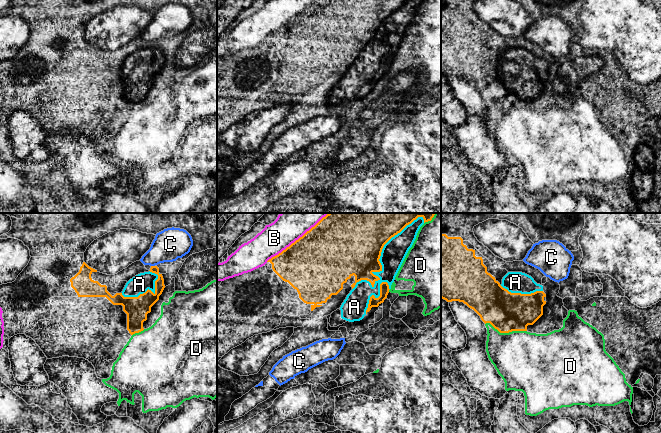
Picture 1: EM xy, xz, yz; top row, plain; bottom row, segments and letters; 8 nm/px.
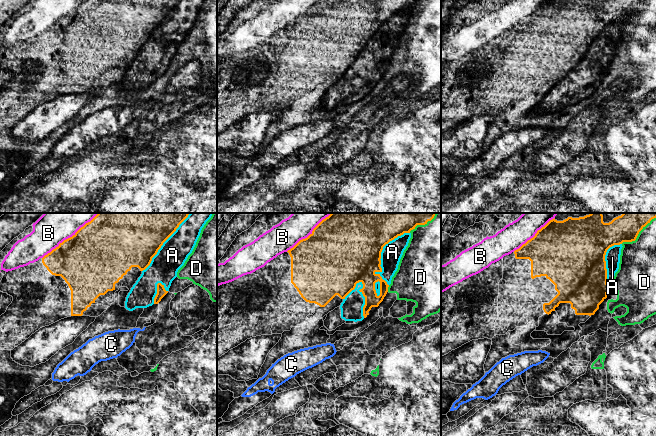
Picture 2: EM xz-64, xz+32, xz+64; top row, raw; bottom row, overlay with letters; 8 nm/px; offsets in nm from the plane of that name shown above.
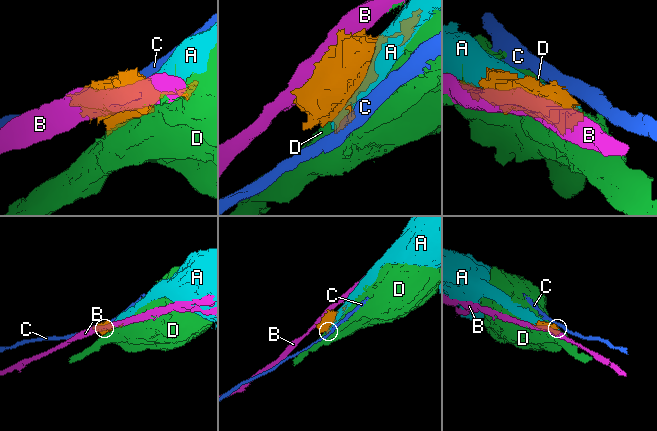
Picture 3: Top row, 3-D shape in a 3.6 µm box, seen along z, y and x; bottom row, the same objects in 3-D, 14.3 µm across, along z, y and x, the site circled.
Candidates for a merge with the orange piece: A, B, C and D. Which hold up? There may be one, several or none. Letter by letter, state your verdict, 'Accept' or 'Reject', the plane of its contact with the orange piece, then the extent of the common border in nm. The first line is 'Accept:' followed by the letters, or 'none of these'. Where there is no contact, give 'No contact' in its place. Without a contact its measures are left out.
Accept: A
A: Accept. Touches orange in xz. Shared border 700 nm
B: Reject. Touches orange in xz. Shared border 500 nm
C: Reject. Touches orange in xy. Shared border 30 nm
D: Reject. Touches orange in yz. Shared border 340 nm

